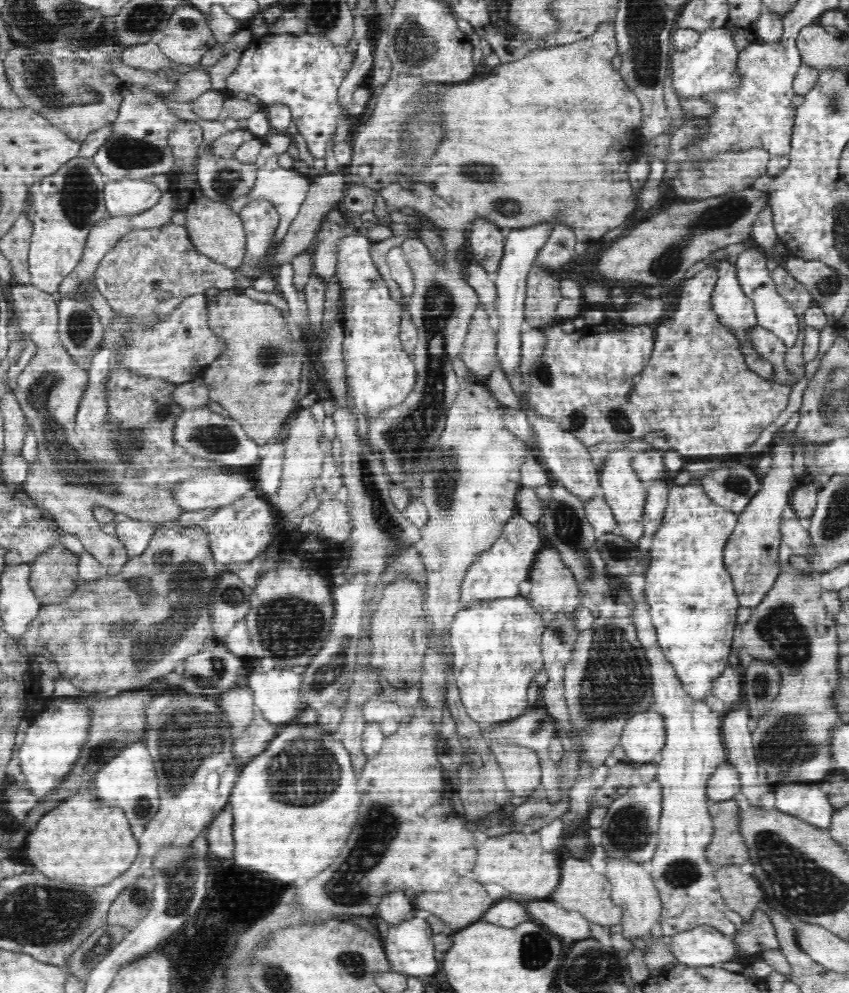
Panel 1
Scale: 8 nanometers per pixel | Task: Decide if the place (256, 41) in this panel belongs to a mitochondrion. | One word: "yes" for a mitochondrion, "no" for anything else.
no

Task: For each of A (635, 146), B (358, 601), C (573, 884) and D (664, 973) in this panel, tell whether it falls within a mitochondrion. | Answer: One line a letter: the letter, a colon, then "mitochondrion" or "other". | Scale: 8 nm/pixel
A: other
B: other
C: other
D: other

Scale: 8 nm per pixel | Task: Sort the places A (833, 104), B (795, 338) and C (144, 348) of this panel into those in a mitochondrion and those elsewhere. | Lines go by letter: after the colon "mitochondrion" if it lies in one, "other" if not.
A: mitochondrion
B: other
C: other

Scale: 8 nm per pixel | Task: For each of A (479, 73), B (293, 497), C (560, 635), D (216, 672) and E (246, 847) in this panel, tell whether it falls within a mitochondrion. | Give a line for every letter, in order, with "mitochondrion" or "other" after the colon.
A: other
B: other
C: mitochondrion
D: mitochondrion
E: other

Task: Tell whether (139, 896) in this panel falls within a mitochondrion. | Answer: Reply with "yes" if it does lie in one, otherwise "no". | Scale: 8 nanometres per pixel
yes

